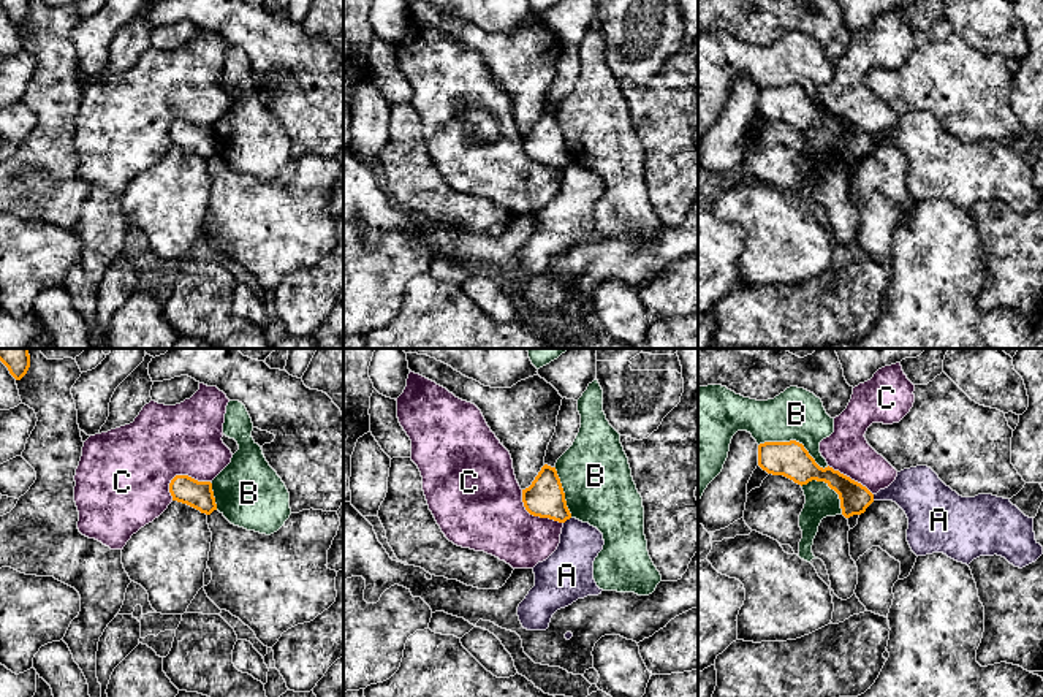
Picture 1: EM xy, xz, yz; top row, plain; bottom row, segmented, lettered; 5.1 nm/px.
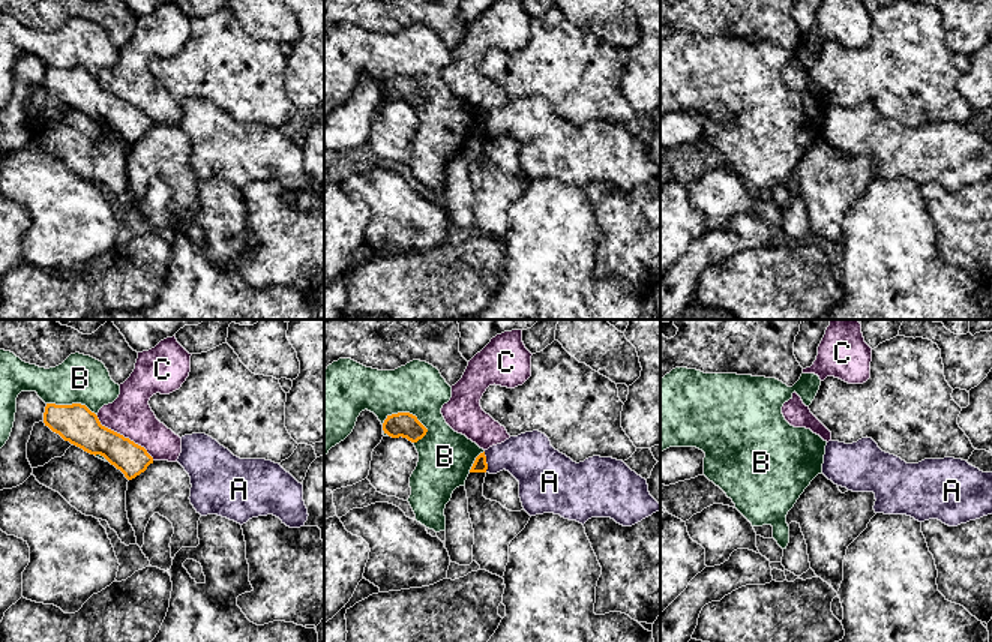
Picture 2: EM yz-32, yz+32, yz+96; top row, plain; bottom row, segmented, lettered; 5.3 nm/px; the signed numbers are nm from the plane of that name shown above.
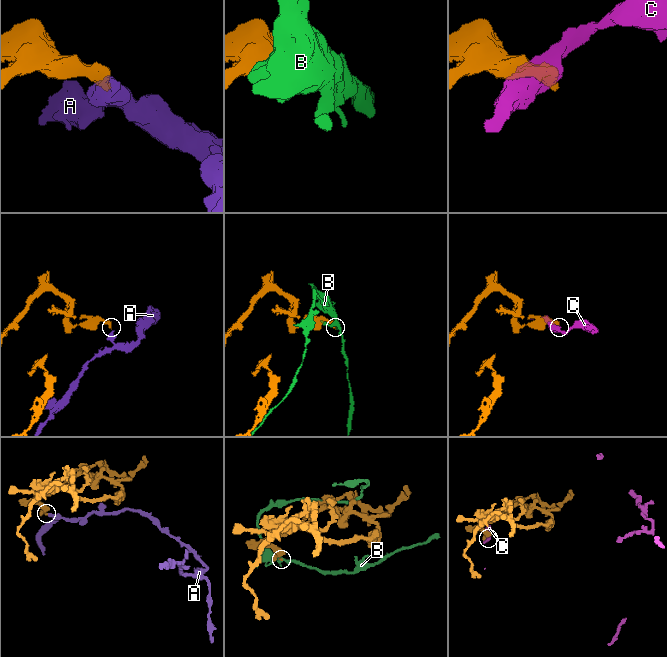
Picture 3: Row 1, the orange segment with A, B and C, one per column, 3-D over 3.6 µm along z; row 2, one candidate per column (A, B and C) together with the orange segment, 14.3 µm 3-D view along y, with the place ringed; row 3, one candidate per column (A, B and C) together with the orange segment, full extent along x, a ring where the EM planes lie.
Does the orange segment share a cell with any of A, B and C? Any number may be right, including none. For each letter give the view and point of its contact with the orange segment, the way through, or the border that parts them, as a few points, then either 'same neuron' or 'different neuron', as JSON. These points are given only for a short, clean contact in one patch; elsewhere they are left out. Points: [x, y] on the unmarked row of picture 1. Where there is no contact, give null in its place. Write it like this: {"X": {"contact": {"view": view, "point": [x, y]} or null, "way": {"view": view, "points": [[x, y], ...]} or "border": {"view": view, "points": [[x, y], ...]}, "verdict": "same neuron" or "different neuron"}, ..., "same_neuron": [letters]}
{"A": {"contact": {"view": "xz", "point": [567, 163]}, "border": {"view": "xz", "points": [[570, 162], [564, 168]]}, "verdict": "different neuron"}, "B": {"contact": {"view": "yz", "point": [795, 86]}, "verdict": "different neuron"}, "C": {"contact": {"view": "xy", "point": [184, 121]}, "verdict": "different neuron"}, "same_neuron": []}

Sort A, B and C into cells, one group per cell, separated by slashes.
A / B C

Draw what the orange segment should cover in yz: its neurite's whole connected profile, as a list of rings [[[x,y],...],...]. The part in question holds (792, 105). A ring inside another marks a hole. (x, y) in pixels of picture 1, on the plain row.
[[[796,86],[760,89],[758,111],[768,119],[783,120],[801,131],[812,125],[825,127],[839,139],[845,163],[864,158],[874,147],[874,139],[866,131],[829,111],[820,112],[804,90]]]

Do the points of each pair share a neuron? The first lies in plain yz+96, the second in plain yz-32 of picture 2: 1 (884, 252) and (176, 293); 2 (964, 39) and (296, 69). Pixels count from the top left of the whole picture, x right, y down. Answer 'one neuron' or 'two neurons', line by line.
1: one neuron
2: two neurons

